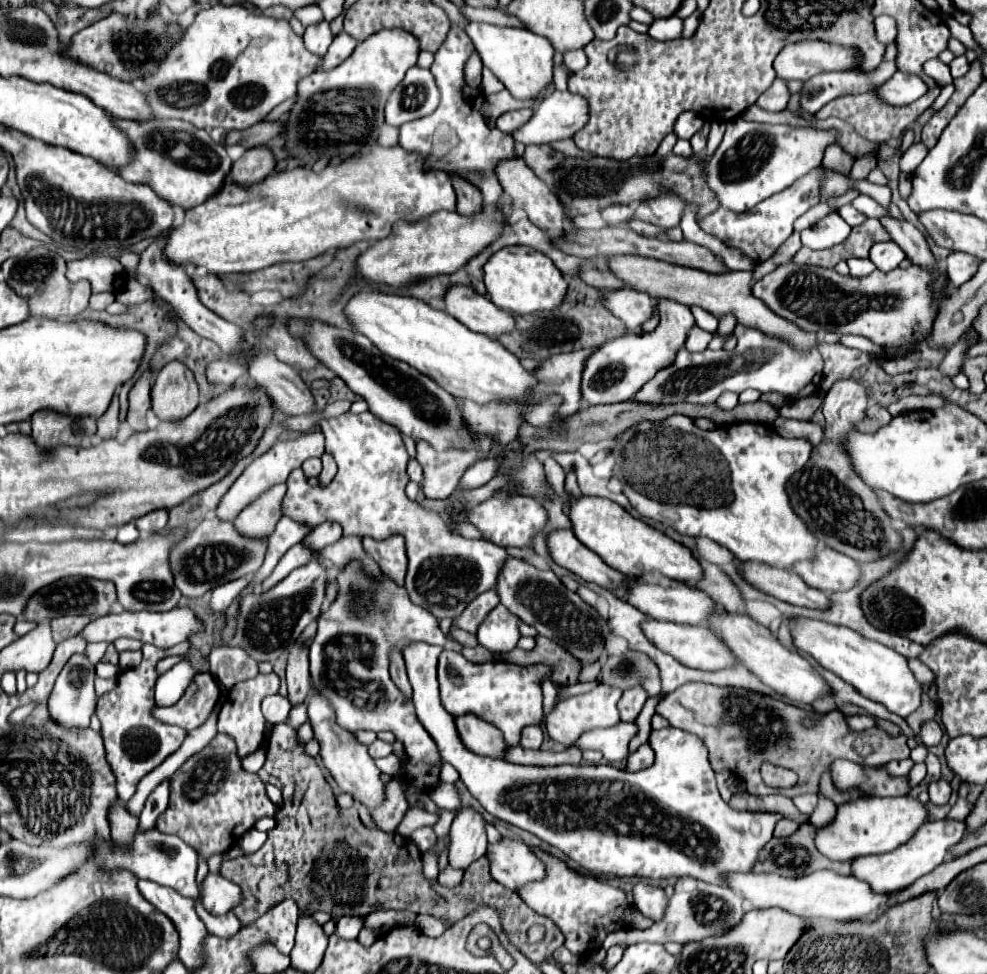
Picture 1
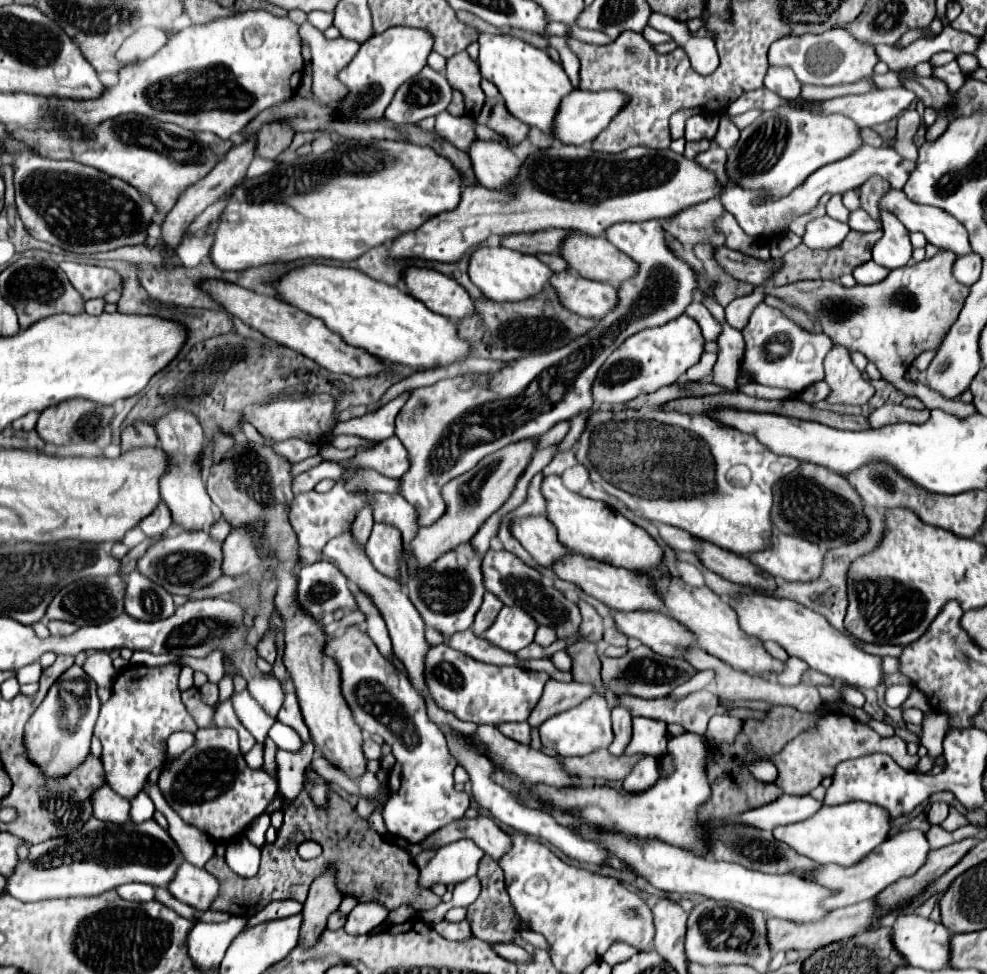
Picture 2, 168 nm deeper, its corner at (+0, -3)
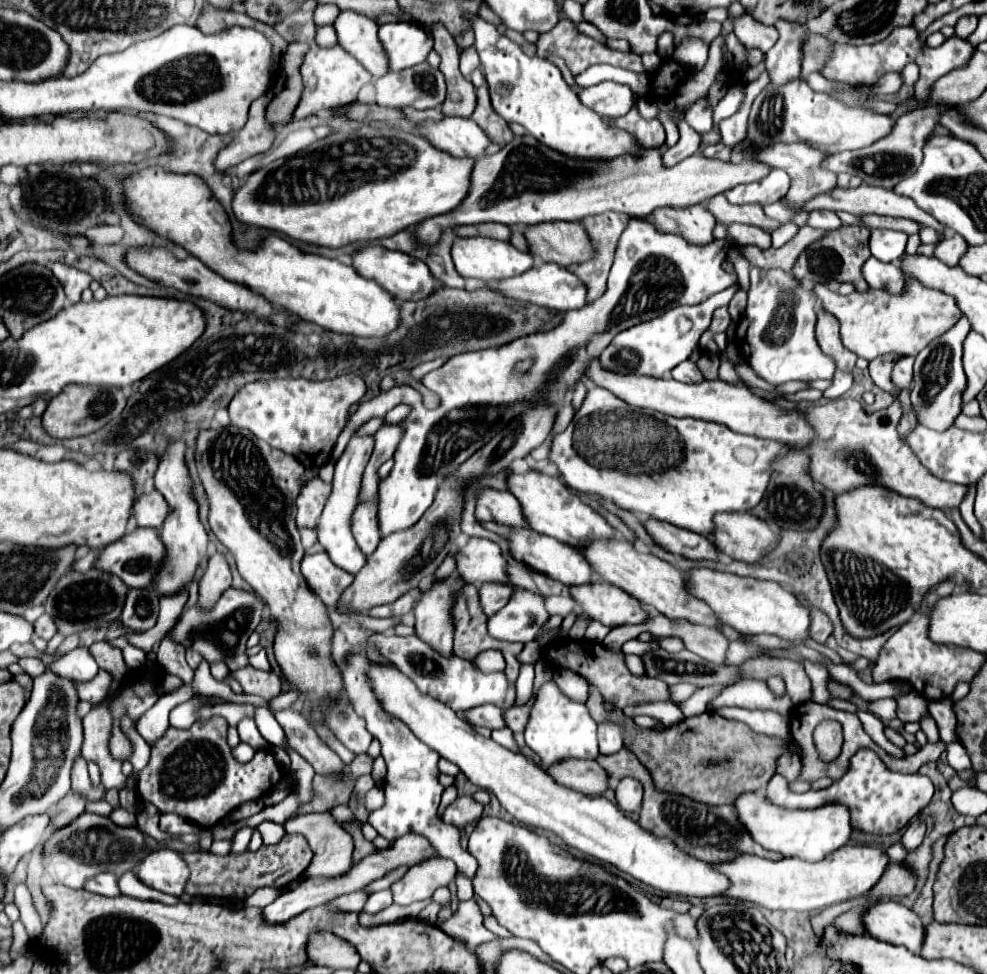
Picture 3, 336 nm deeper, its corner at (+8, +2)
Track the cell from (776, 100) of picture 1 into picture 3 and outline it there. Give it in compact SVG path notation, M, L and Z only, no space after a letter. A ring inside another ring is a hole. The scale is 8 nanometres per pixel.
M779 21L775 27L781 37L775 43L775 47L765 53L765 69L769 73L771 85L785 85L793 79L799 79L801 39L805 29L787 21Z

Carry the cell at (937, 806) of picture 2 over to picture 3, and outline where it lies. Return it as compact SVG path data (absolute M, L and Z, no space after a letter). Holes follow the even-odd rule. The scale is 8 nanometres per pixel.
M917 819L915 823L911 823L911 825L907 827L907 831L905 831L905 835L903 835L901 841L903 841L903 845L905 845L909 851L915 851L915 849L921 845L925 833L927 833L927 823L921 821L921 819Z

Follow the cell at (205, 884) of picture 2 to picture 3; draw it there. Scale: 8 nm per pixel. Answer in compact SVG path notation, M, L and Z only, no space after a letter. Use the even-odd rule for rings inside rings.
M159 849L153 851L153 855L147 855L137 873L149 887L175 897L183 895L189 881L189 865L177 851L171 849Z

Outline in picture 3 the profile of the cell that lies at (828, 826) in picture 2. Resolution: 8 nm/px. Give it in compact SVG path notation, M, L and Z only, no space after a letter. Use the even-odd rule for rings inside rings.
M763 791L741 795L735 803L739 811L739 819L743 819L743 825L751 829L753 839L763 845L765 849L777 851L785 857L801 857L807 861L821 861L839 847L847 845L853 835L853 823L851 823L851 811L843 803L831 803L817 809L795 809L787 811L783 807L775 807L767 803Z

